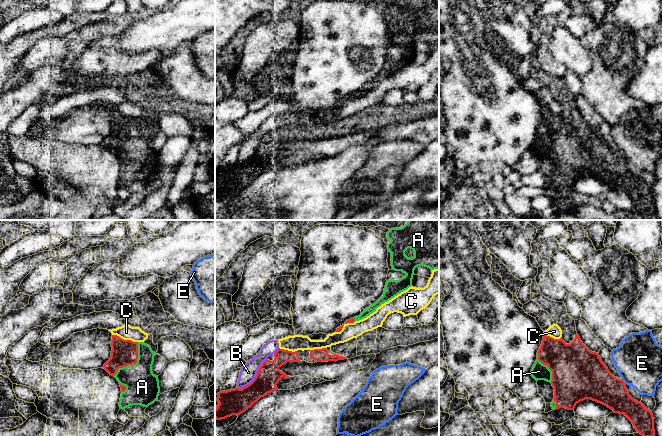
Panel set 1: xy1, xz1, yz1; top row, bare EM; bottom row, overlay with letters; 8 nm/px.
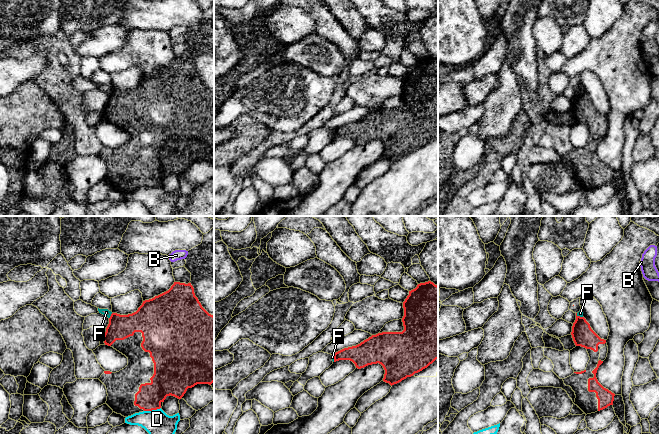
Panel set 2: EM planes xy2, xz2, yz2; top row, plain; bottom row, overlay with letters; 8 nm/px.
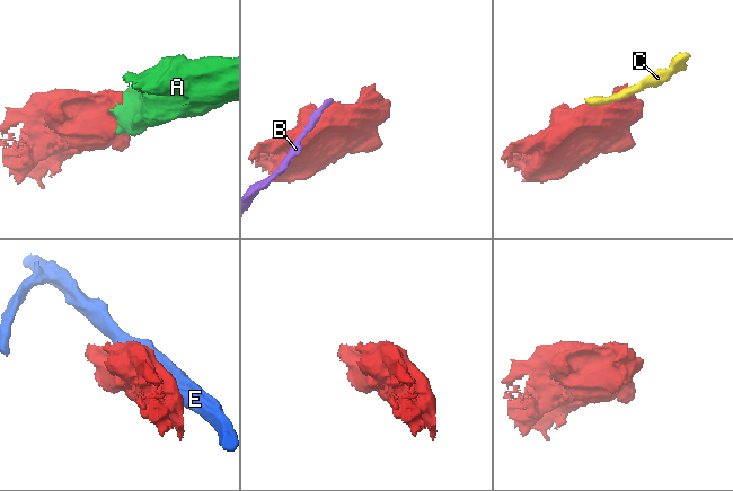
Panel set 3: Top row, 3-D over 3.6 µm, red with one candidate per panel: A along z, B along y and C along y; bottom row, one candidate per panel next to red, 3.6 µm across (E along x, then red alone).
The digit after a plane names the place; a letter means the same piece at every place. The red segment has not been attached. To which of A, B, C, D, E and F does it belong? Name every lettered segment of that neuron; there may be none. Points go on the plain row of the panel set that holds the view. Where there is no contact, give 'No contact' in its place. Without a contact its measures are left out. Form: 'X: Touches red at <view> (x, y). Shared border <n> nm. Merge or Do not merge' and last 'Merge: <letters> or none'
A: Touches red at xy1 (134, 139). Shared border 340 nm. Merge
B: Touches red at xz1 (255, 153). Shared border 340 nm. Do not merge
C: Touches red at xy1 (125, 116). Shared border 220 nm. Do not merge
D: Touches red at xy2 (152, 185). Shared border 140 nm. Do not merge
E: No contact. Do not merge
F: Touches red at xy2 (110, 92). Shared border 50 nm. Do not merge
Merge: A

